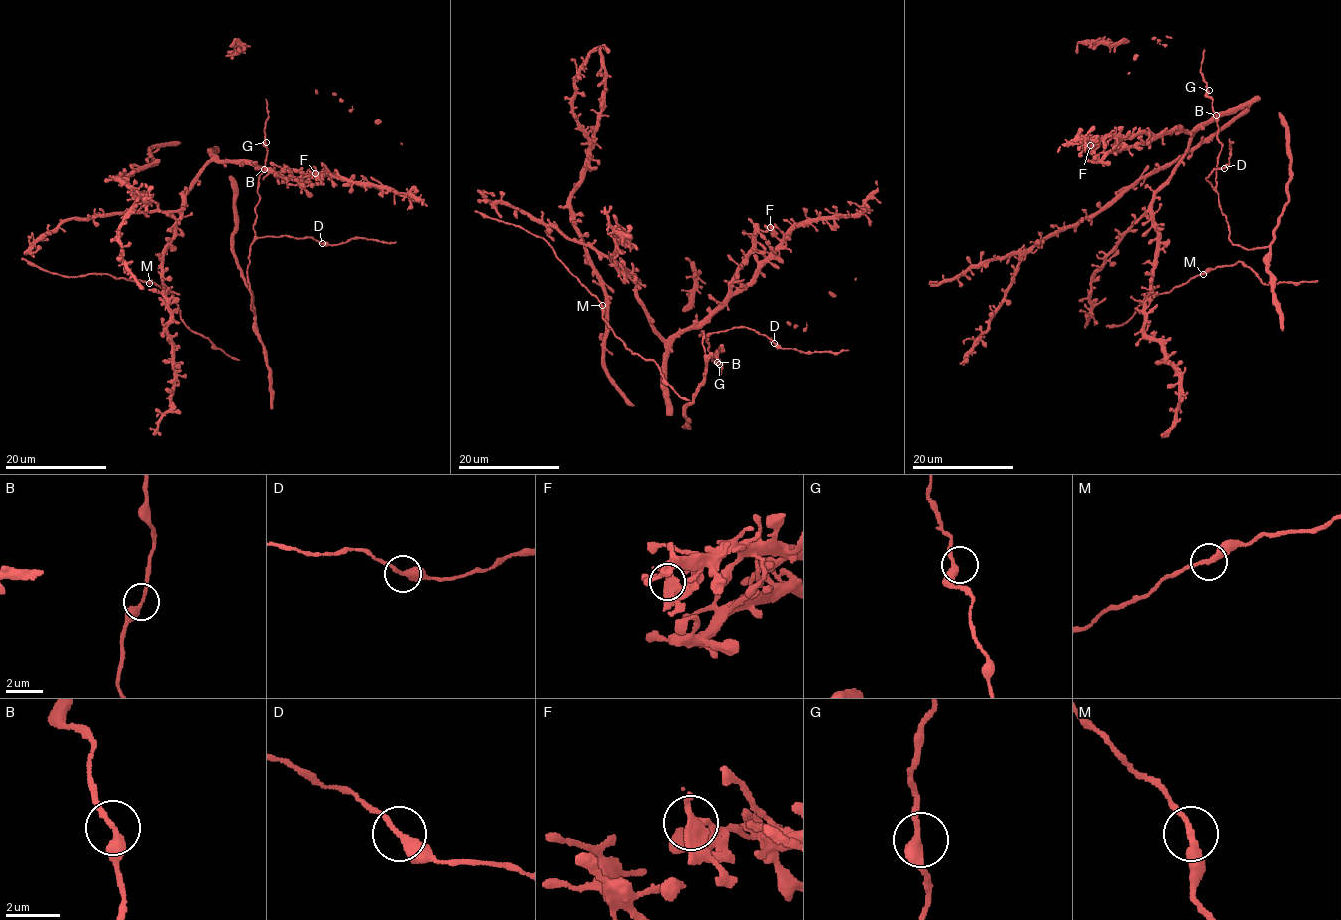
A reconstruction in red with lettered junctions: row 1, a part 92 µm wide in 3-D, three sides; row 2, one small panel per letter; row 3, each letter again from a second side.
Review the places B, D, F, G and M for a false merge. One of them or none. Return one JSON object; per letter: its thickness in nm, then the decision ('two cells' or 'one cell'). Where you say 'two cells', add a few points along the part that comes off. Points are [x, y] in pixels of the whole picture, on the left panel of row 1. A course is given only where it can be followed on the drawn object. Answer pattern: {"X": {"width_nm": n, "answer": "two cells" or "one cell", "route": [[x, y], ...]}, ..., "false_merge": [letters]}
{"B": {"width_nm": 320, "answer": "one cell"}, "D": {"width_nm": 300, "answer": "one cell"}, "F": {"width_nm": 320, "answer": "one cell"}, "G": {"width_nm": 360, "answer": "one cell"}, "M": {"width_nm": 280, "answer": "one cell"}, "false_merge": []}

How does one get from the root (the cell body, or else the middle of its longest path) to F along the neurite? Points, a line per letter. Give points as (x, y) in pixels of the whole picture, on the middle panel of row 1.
F: (666, 360), (670, 345), (679, 334), (690, 328), (700, 328), (710, 316), (746, 287), (780, 242), (770, 227)

